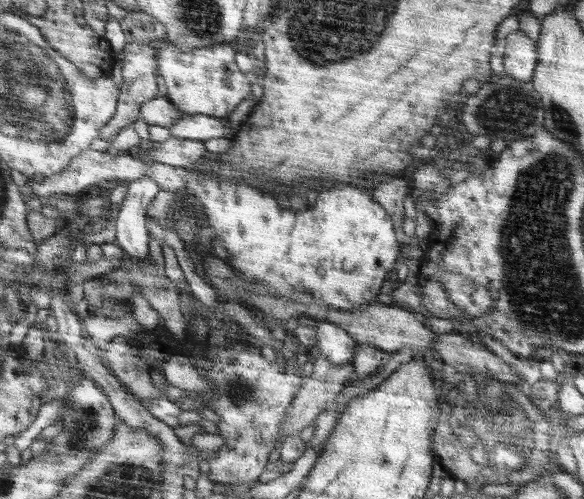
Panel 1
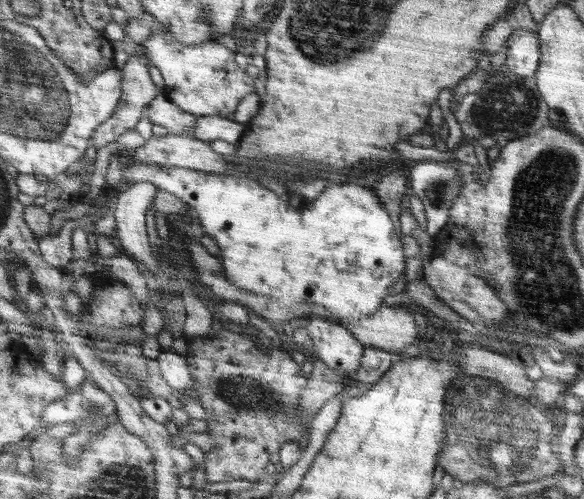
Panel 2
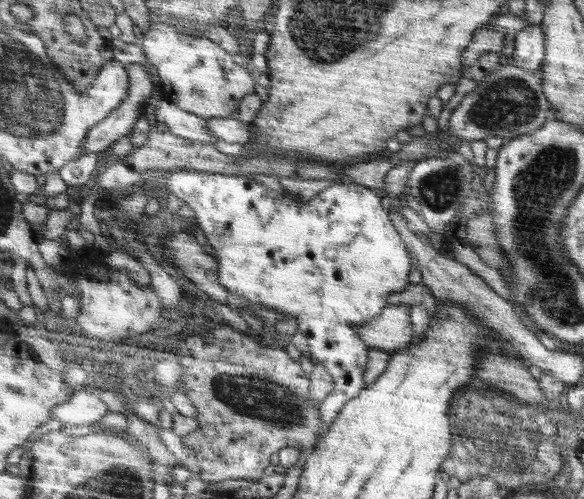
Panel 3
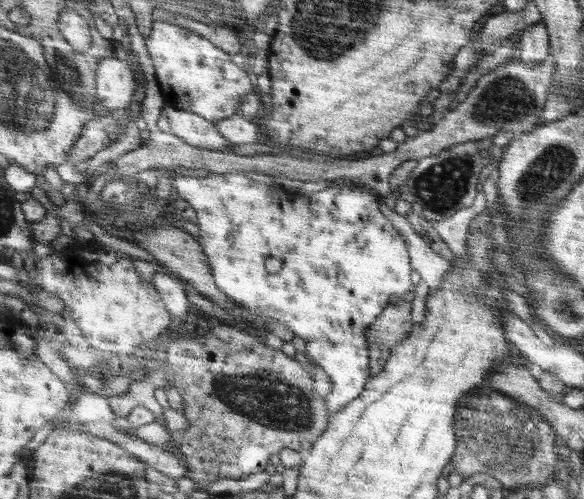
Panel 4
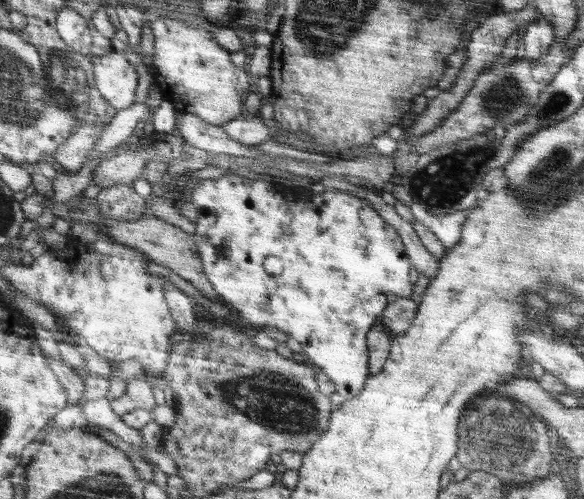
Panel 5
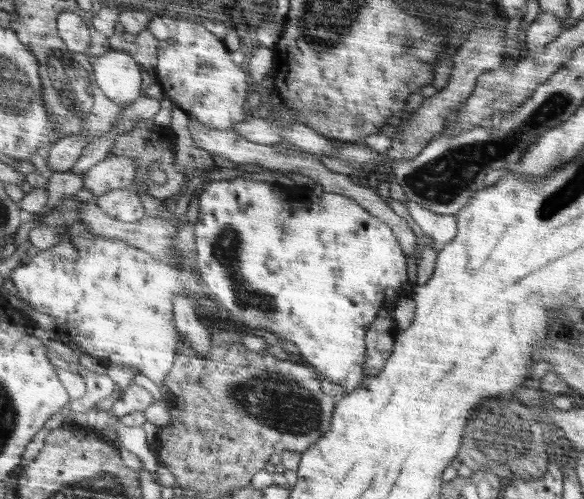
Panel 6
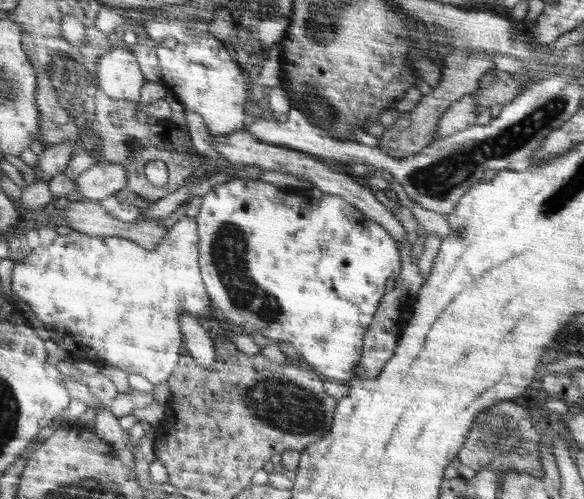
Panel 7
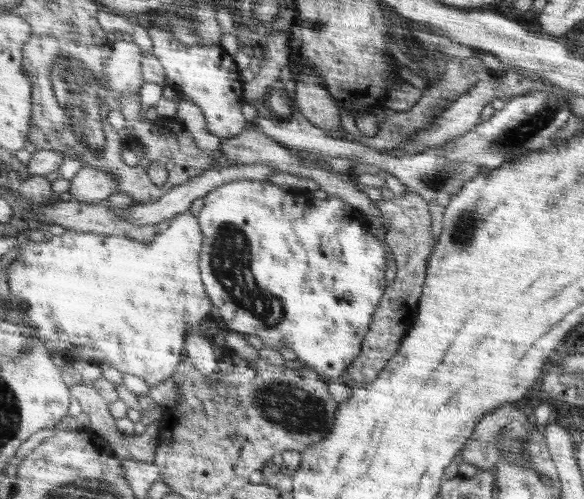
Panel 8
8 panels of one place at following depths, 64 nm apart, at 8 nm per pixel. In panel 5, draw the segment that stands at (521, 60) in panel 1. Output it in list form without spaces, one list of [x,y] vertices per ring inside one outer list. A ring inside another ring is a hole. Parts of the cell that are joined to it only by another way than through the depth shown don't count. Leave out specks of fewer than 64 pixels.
[[[540,16],[522,30],[524,45],[521,46],[520,58],[534,60],[544,56],[549,46],[555,42],[554,25]]]

